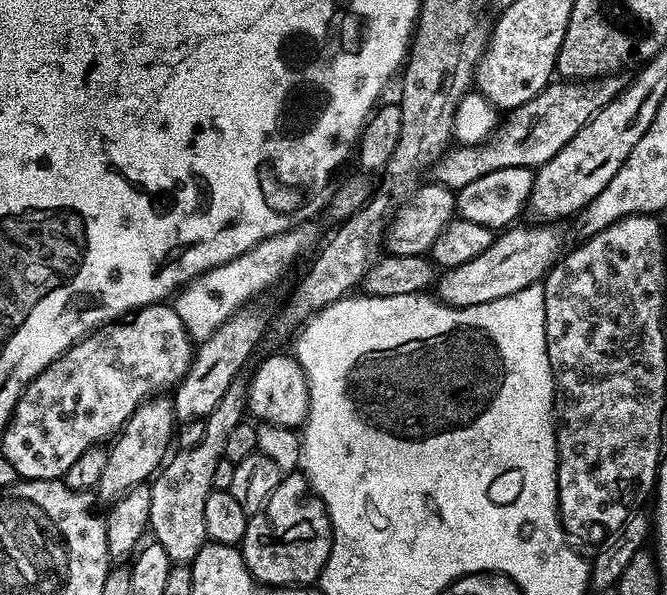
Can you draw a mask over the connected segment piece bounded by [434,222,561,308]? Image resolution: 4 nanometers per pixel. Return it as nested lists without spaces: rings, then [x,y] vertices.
[[[531,223],[525,228],[509,226],[503,229],[493,235],[490,246],[486,246],[478,258],[447,269],[434,285],[440,303],[455,308],[478,306],[482,302],[494,302],[494,298],[510,298],[510,294],[518,294],[518,290],[526,290],[526,286],[541,283],[561,255],[560,236],[551,223]]]

